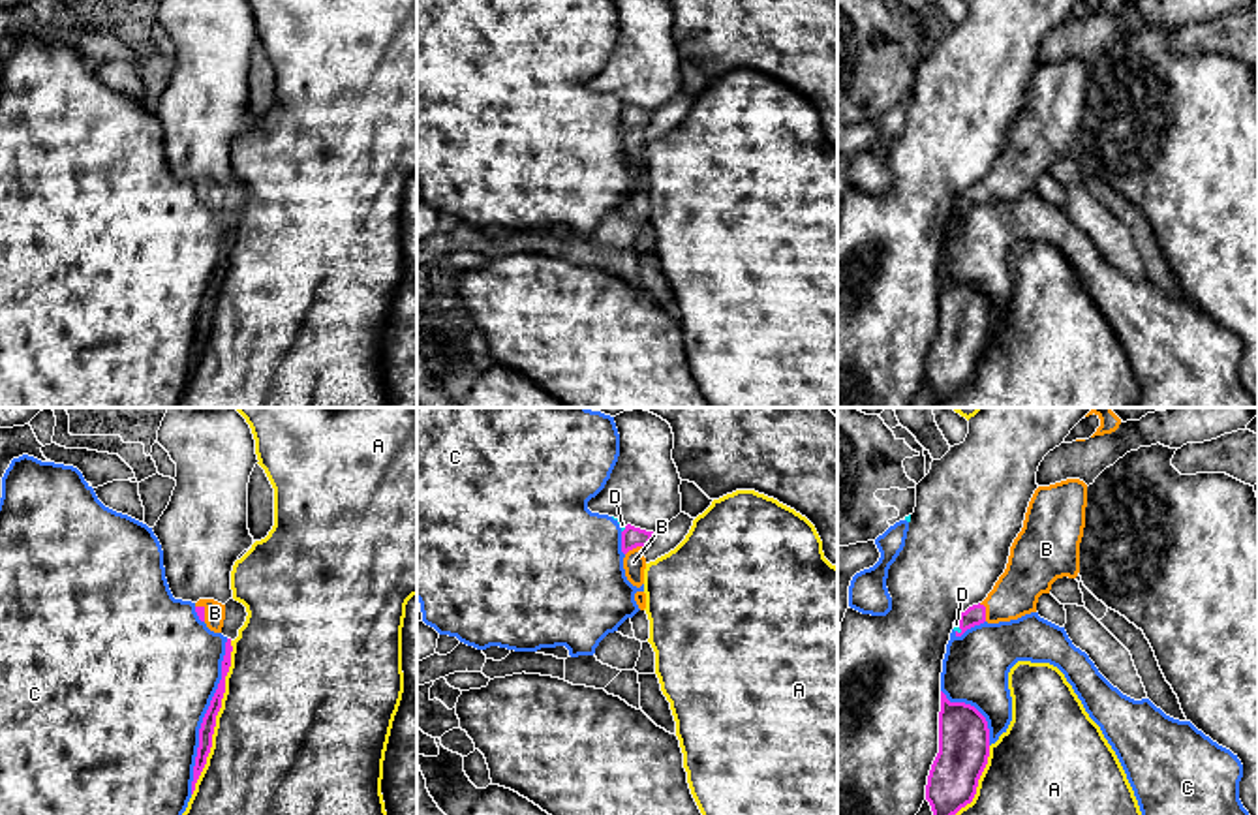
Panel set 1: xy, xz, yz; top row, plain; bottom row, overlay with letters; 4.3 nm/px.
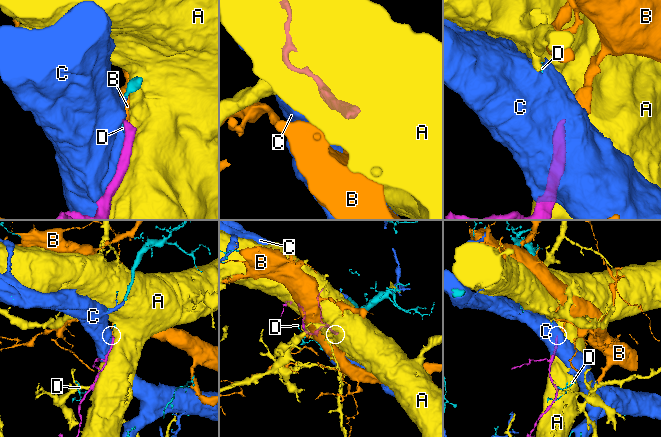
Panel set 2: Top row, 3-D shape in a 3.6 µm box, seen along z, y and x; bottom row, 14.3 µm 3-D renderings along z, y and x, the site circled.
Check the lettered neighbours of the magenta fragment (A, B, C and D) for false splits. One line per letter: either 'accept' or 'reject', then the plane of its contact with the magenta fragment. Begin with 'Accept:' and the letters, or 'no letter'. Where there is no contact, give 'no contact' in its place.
Accept: B
A: reject; meets magenta in xy
B: accept; meets magenta in yz
C: reject; meets magenta in xy
D: reject; meets magenta in yz

